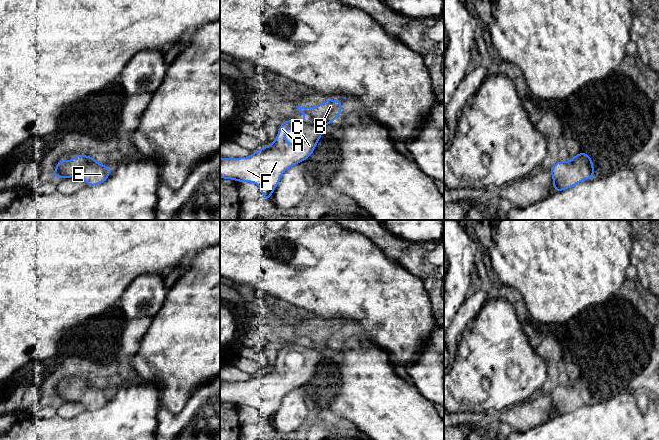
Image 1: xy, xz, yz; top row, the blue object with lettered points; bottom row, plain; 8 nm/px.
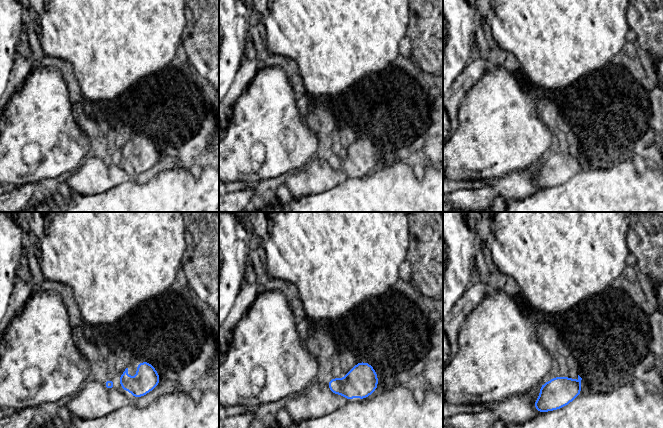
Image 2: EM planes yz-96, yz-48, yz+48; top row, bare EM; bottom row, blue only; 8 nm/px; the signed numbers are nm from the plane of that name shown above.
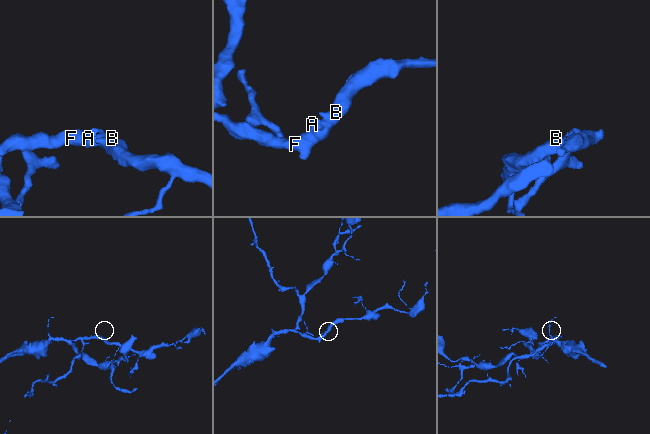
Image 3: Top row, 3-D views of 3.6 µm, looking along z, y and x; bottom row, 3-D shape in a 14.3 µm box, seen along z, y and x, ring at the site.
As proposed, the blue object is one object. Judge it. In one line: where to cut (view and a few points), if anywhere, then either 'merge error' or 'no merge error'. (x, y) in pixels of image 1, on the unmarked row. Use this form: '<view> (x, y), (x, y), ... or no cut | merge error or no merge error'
no cut | no merge error

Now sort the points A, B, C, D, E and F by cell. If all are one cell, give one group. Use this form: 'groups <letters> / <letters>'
groups A B C D E F

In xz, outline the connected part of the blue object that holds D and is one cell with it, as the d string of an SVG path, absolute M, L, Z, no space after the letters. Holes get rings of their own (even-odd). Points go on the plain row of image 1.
M326 323L315 331L296 330L307 341L306 344L282 345L275 365L250 380L220 382L220 402L255 407L261 413L262 423L269 425L281 399L295 388L304 386L314 376L322 361L322 352L335 347L342 336L342 329L340 324ZM290 352L300 354L300 366L292 368L285 364L285 356Z

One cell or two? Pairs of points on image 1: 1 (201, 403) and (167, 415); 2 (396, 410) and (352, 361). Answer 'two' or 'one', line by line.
1: one
2: one

